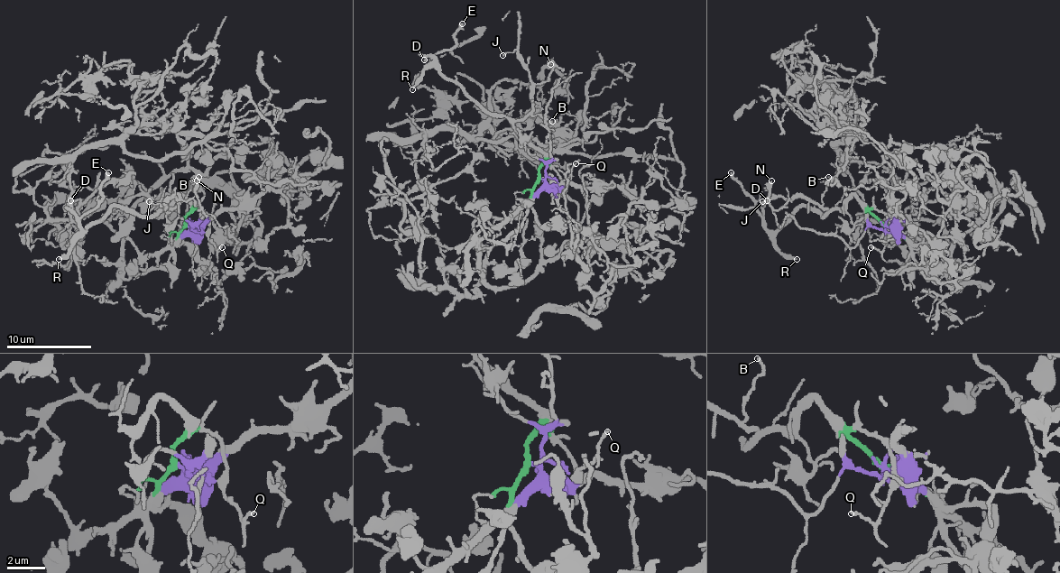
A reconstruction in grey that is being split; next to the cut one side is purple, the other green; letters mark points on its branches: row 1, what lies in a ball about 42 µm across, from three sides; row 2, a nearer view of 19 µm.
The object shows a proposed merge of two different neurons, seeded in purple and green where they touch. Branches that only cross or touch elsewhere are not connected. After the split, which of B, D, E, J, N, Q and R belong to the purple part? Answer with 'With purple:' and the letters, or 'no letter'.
With purple: no letter

